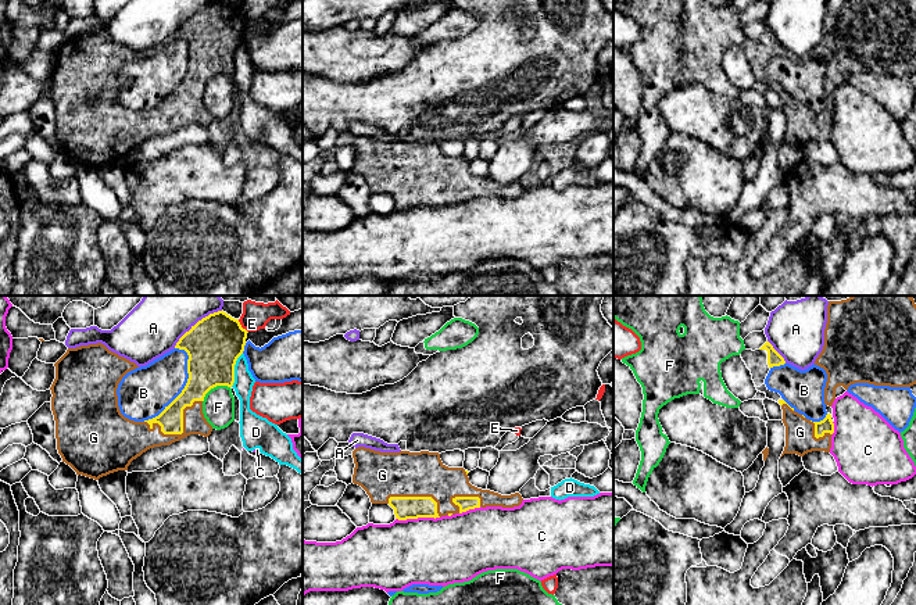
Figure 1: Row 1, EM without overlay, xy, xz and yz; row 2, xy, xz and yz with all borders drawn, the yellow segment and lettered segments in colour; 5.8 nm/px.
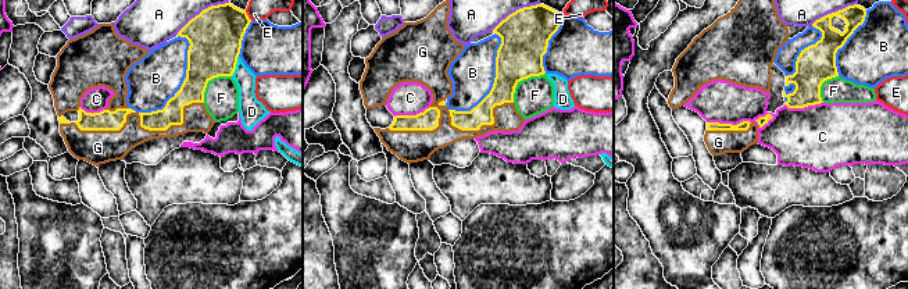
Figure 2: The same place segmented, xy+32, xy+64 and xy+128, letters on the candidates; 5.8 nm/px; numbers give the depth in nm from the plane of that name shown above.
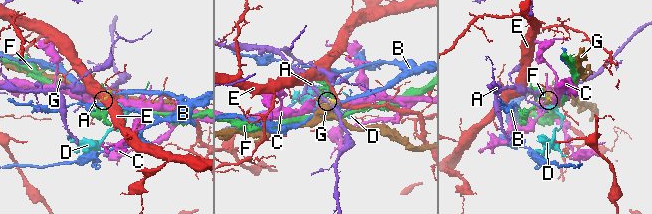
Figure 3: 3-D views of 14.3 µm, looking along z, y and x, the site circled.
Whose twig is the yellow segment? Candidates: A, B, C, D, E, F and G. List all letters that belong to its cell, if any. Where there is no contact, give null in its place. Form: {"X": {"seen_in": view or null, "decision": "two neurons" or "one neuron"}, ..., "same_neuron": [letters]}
{"A": {"seen_in": "xy", "decision": "two neurons"}, "B": {"seen_in": "xy", "decision": "two neurons"}, "C": {"seen_in": "xz", "decision": "two neurons"}, "D": {"seen_in": "xy", "decision": "two neurons"}, "E": {"seen_in": "xy", "decision": "two neurons"}, "F": {"seen_in": "xy", "decision": "two neurons"}, "G": {"seen_in": "xy", "decision": "one neuron"}, "same_neuron": ["G"]}

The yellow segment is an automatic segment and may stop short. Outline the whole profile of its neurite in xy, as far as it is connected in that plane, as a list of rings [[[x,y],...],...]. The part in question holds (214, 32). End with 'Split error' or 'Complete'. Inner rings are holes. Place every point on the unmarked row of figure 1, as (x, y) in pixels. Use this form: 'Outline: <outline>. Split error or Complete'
Outline: [[[223,0],[210,3],[192,15],[175,35],[189,44],[187,72],[158,105],[144,111],[125,107],[118,96],[118,74],[128,61],[139,57],[135,51],[110,40],[101,32],[68,37],[54,53],[56,68],[50,76],[57,139],[62,151],[78,165],[99,169],[110,162],[128,160],[130,151],[150,137],[169,135],[190,123],[208,126],[212,115],[203,103],[204,86],[217,75],[233,75],[235,54],[244,40],[247,22],[239,8]]]. Split error

